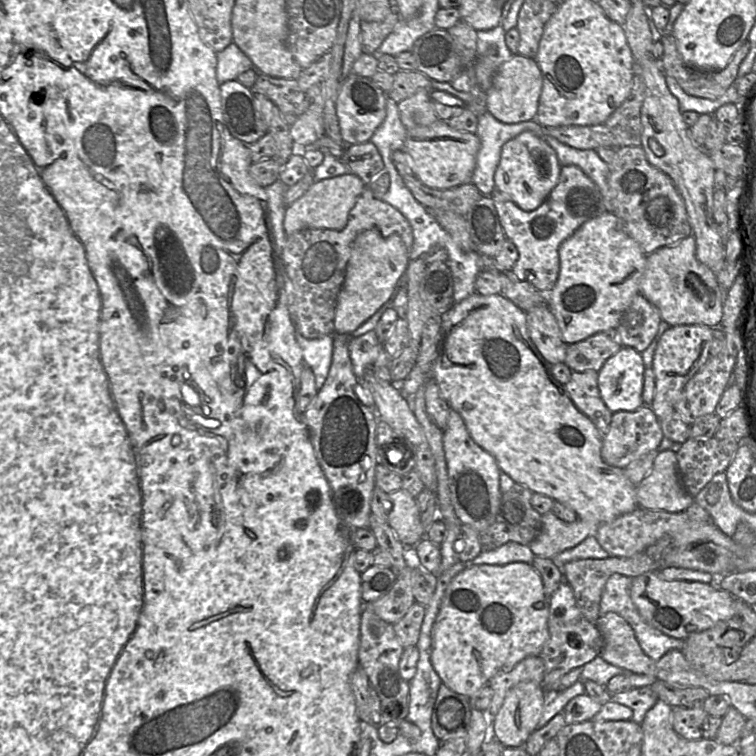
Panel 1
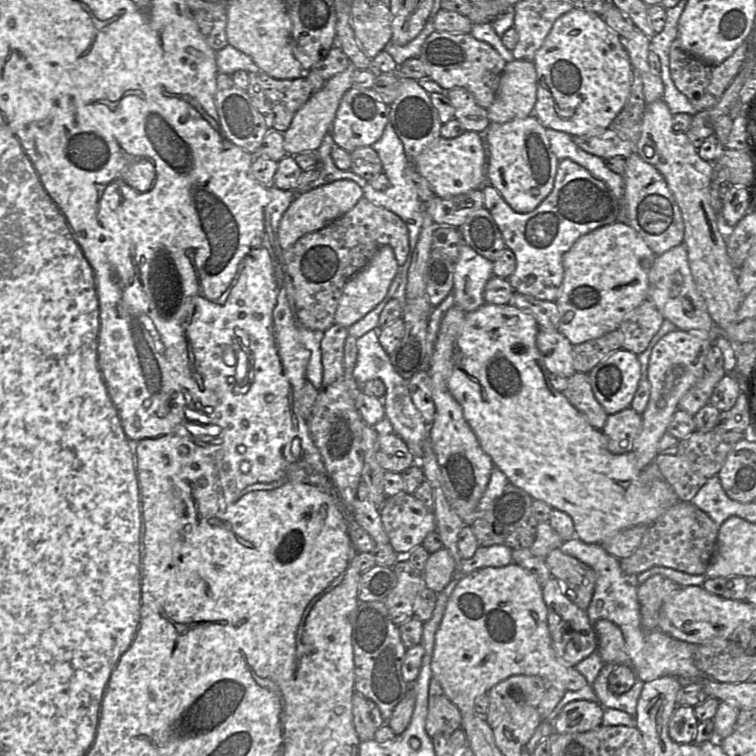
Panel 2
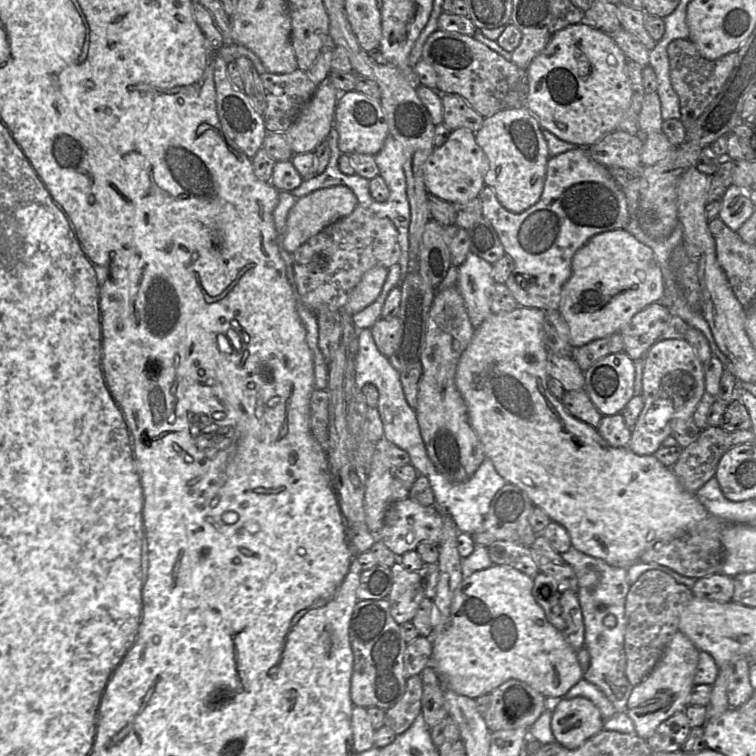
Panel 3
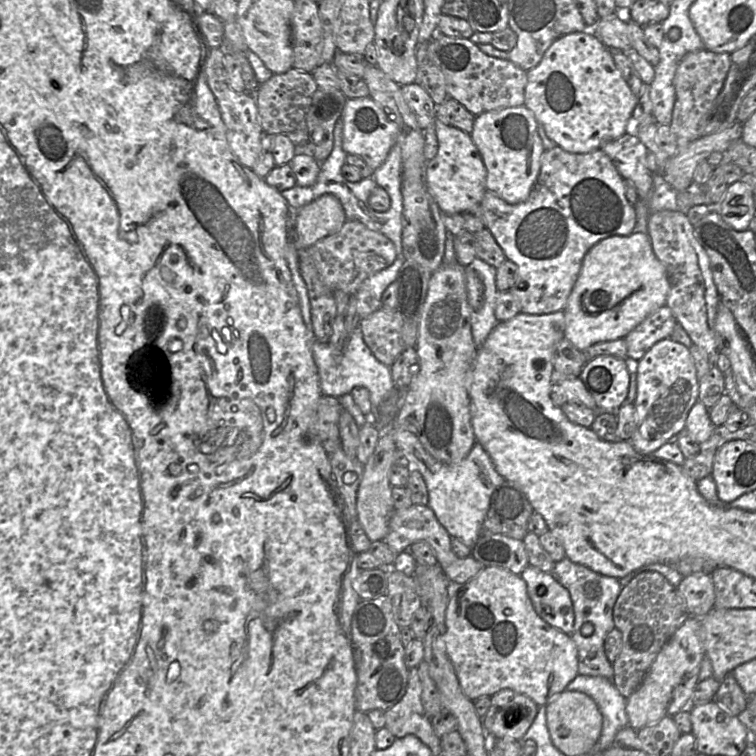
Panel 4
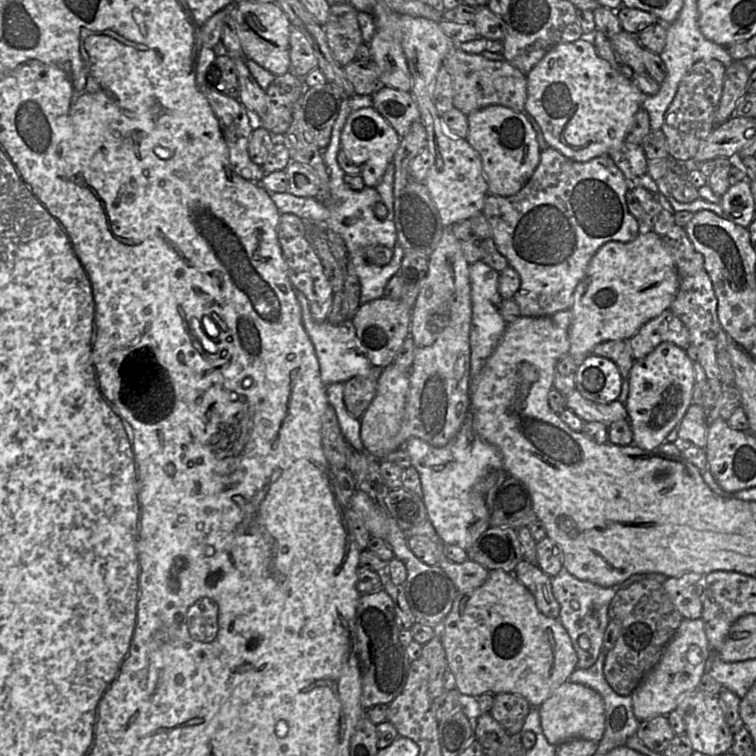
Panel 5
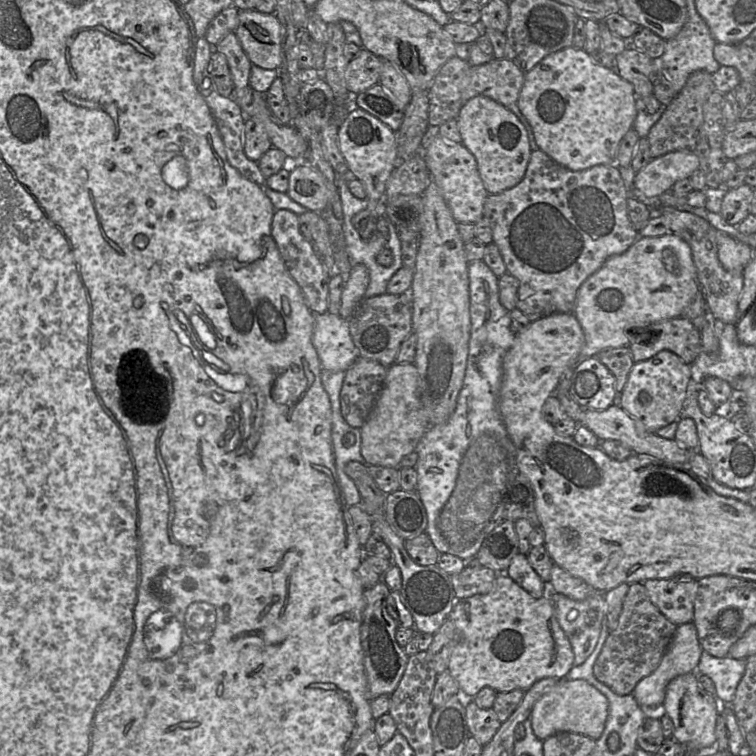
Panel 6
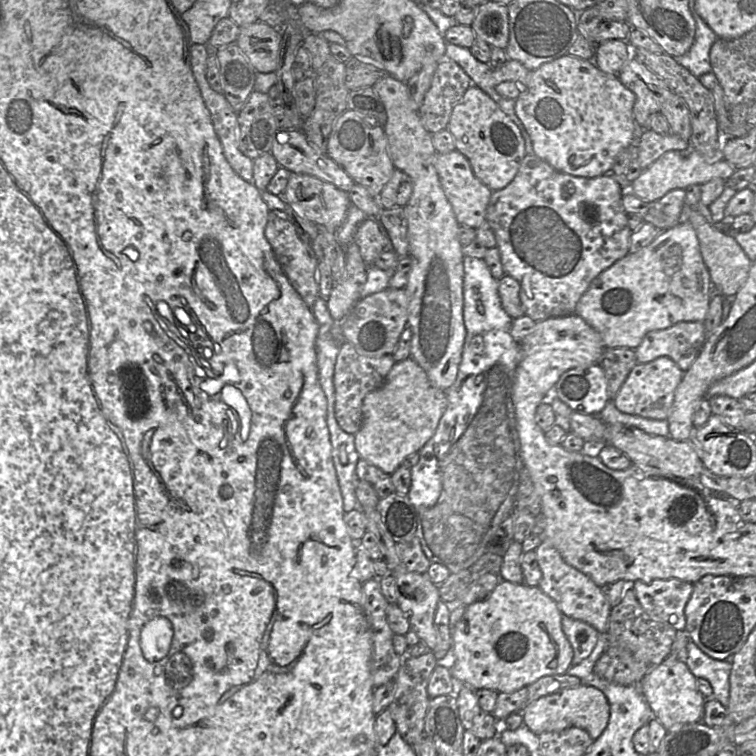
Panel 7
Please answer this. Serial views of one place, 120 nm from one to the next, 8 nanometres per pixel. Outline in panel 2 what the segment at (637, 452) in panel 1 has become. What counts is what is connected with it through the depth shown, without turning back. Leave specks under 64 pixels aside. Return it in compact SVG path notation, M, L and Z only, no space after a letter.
M626 408L608 415L602 433L607 438L607 448L612 454L620 455L633 450L634 441L642 429L642 415Z

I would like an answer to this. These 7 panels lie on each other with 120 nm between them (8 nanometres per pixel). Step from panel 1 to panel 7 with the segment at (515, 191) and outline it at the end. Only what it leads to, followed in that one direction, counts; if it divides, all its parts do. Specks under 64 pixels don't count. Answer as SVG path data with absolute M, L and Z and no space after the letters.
M471 85L453 107L447 125L455 148L470 162L475 176L490 190L505 188L516 176L525 153L519 128L484 91Z

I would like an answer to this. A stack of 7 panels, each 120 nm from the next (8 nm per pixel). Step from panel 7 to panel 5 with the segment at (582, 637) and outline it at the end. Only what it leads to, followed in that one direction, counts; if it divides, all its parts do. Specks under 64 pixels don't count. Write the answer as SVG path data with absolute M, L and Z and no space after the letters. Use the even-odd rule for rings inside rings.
M563 569L551 577L552 592L560 605L559 621L567 631L573 648L577 654L577 668L588 669L595 664L603 648L603 636L609 622L608 608L616 594L612 587L604 588L589 581L579 580ZM585 635L590 640L590 648L582 649L578 644L580 636Z

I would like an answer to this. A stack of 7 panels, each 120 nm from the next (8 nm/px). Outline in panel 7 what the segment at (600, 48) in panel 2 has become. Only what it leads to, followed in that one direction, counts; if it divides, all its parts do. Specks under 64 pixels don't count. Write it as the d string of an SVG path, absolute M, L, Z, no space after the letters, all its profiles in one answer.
M565 54L551 62L541 65L536 70L531 71L527 83L524 85L519 96L515 99L515 113L523 123L528 135L530 136L534 154L536 156L546 161L560 172L577 177L592 178L611 173L615 158L618 154L635 143L637 134L637 124L633 114L635 101L636 95L620 81L618 76L603 72L597 67L594 60L584 60Z

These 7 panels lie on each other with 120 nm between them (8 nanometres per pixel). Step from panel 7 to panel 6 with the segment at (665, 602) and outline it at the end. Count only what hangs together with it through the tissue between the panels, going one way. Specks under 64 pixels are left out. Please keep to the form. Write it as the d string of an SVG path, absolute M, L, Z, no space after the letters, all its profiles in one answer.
M683 574L667 579L643 582L649 599L659 611L676 626L689 623L694 618L694 601L698 582Z

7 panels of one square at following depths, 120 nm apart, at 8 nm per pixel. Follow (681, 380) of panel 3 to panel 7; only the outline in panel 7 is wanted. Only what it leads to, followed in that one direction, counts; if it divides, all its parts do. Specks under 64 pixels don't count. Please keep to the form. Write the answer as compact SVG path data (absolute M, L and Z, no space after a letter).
M666 356L648 363L637 363L612 401L623 413L655 420L667 419L673 405L675 391L683 375L684 371Z

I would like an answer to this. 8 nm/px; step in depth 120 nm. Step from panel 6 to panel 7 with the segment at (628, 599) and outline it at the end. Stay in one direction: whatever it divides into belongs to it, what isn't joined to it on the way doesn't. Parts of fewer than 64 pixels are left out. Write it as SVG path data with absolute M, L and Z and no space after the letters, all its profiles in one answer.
M629 586L620 603L611 609L606 650L596 661L594 672L600 678L617 685L638 686L647 673L670 655L676 633L668 623L651 617L643 609L633 588Z

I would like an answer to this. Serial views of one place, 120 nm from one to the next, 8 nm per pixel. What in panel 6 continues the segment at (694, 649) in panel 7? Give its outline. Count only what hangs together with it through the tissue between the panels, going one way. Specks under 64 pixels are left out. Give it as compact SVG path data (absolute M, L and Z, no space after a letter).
M703 650L696 672L711 678L715 697L722 705L731 705L745 667L746 659L734 659L728 655L717 658Z

